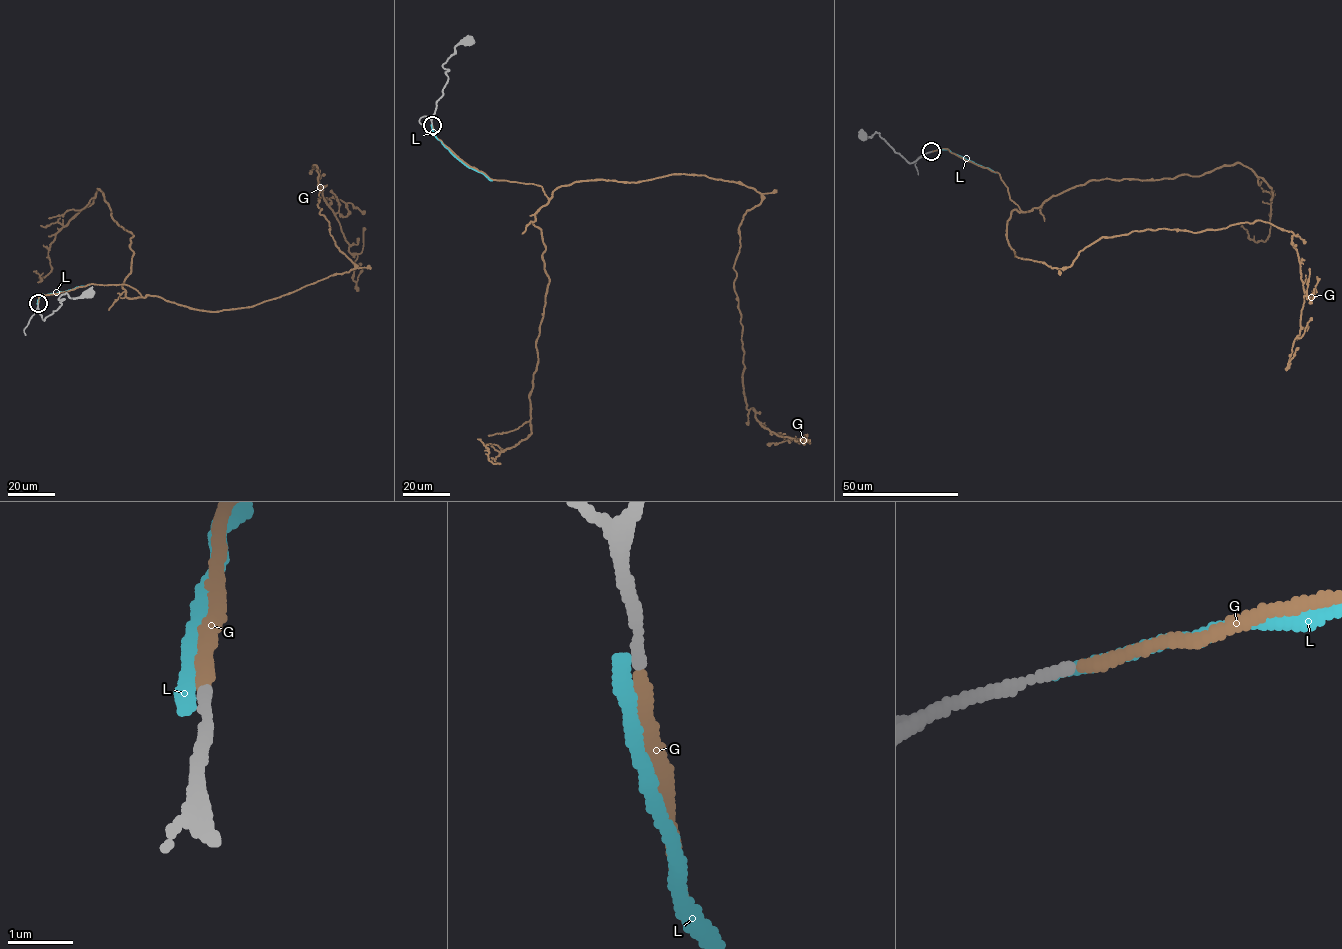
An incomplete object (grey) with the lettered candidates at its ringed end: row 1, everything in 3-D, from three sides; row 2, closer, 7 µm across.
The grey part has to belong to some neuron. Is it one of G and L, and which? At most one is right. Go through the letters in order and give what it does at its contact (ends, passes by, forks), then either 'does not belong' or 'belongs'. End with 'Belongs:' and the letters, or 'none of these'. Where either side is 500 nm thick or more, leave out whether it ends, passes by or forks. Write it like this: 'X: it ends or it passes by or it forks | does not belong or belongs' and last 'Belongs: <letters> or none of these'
G: it ends | belongs
L: it ends | does not belong
Belongs: G

